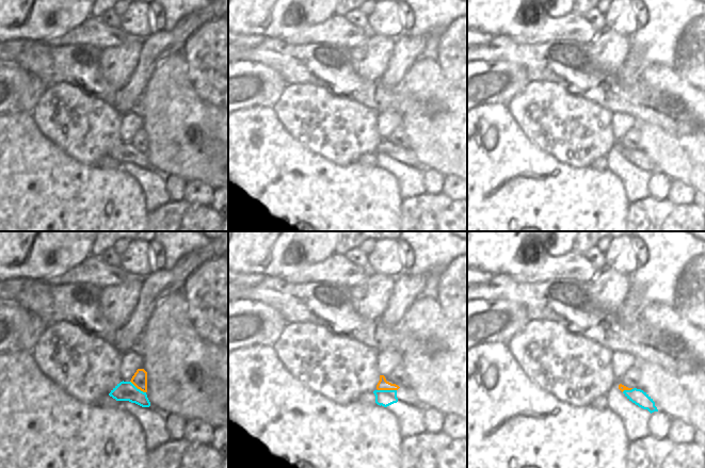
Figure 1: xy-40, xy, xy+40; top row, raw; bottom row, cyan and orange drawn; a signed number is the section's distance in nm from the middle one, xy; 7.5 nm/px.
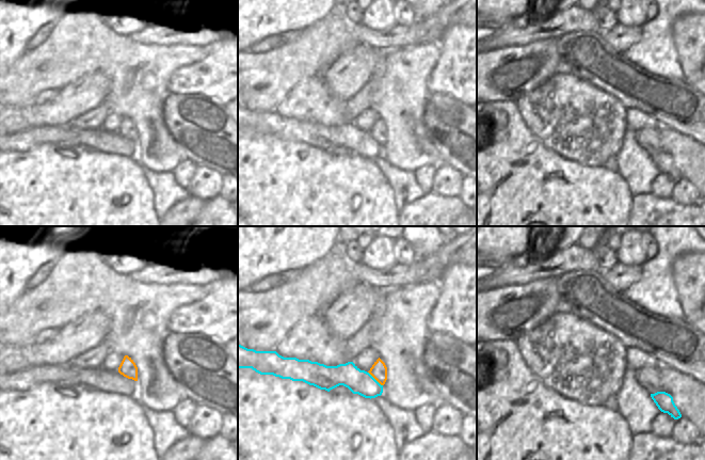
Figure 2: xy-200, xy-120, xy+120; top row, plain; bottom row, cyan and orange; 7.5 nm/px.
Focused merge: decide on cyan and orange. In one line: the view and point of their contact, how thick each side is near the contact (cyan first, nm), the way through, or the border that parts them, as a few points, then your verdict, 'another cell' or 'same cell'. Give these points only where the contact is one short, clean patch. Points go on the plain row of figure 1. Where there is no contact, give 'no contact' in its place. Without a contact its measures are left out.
meets cyan in xy at (387, 151); 130 nm thick on the cyan side, 80 nm on the other; another cell

